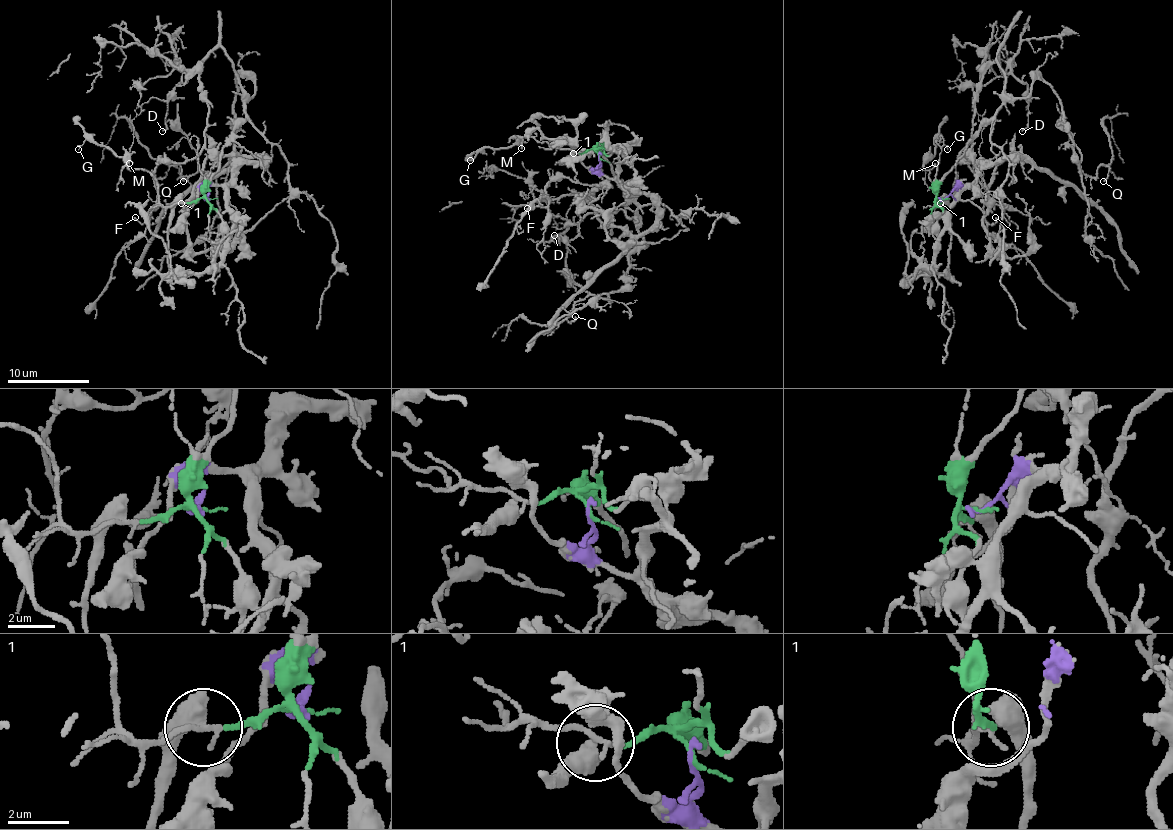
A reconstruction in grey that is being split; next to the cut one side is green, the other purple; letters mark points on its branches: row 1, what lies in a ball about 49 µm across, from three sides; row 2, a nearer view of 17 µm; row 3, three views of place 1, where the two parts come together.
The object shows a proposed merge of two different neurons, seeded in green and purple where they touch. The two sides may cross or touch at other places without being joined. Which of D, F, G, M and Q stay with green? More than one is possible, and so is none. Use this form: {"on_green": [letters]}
{"on_green": ["D", "F", "G", "M", "Q"]}

